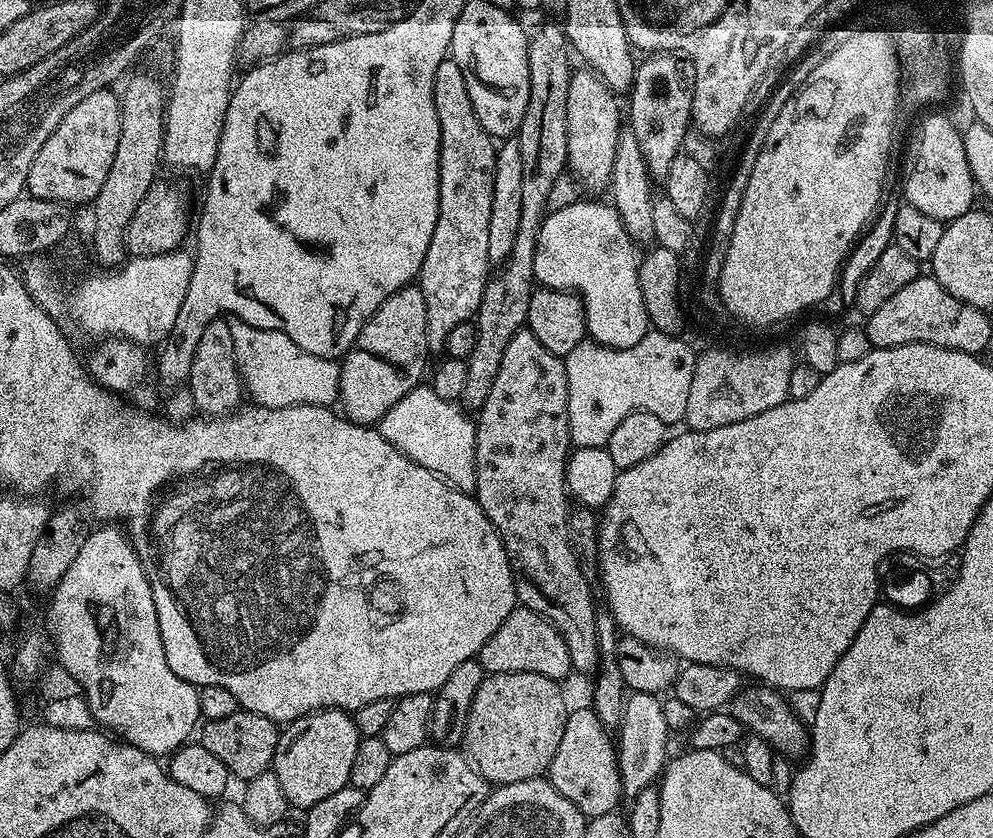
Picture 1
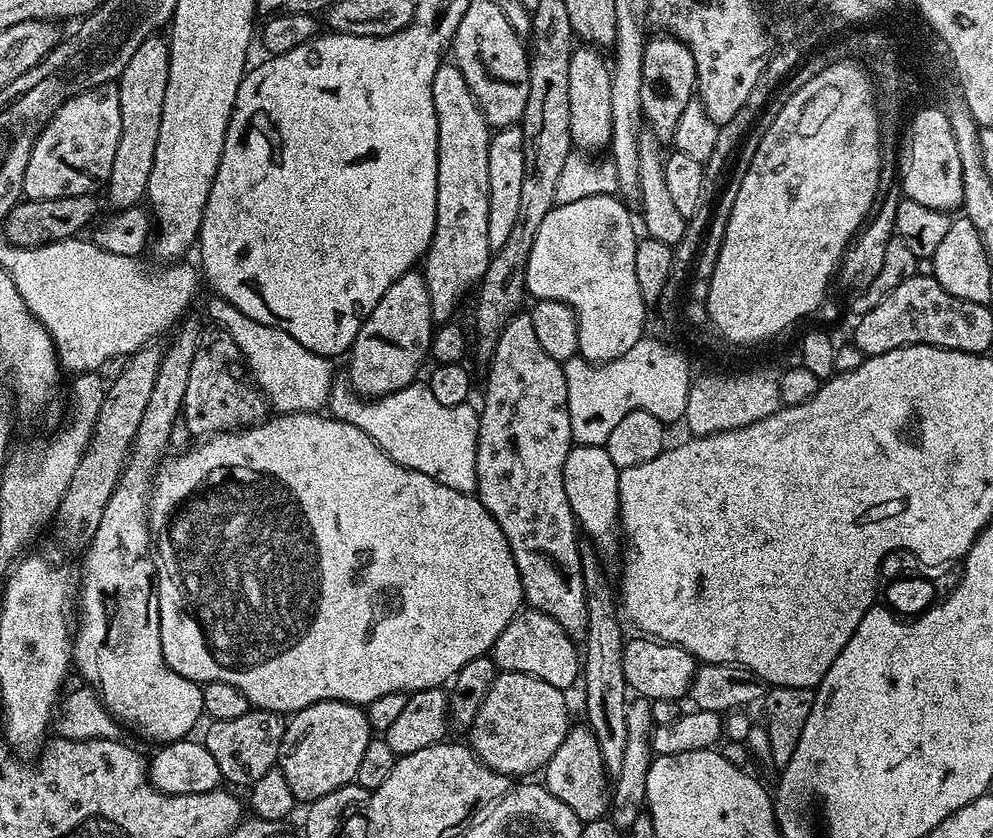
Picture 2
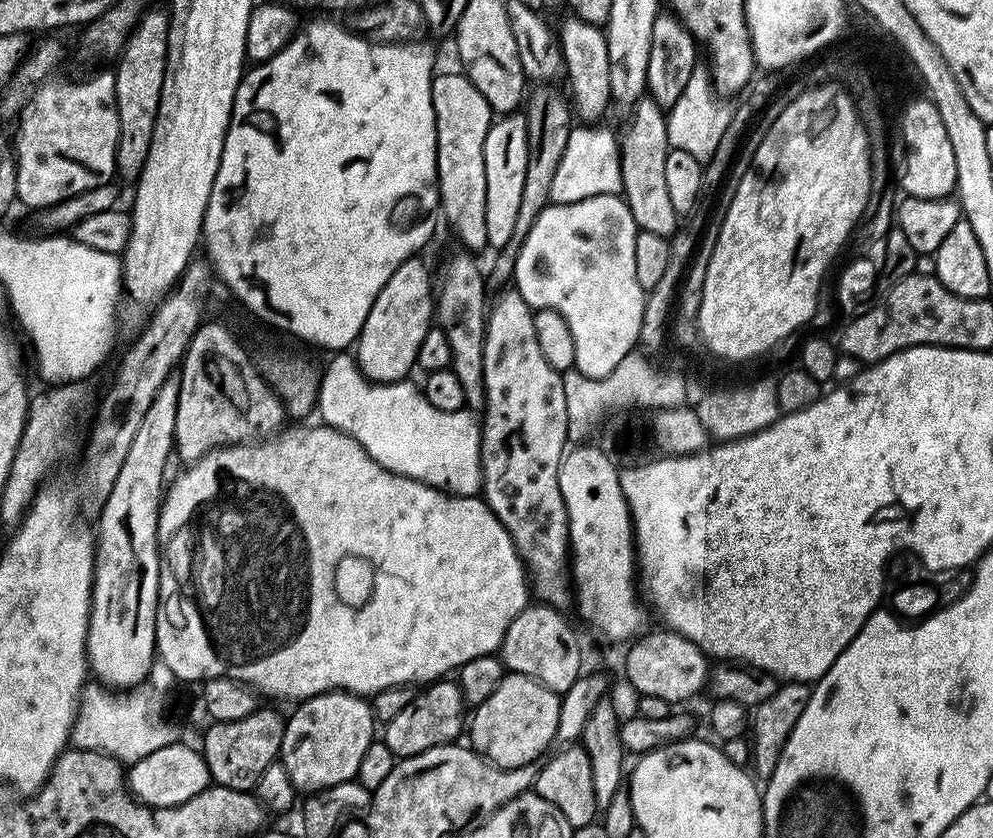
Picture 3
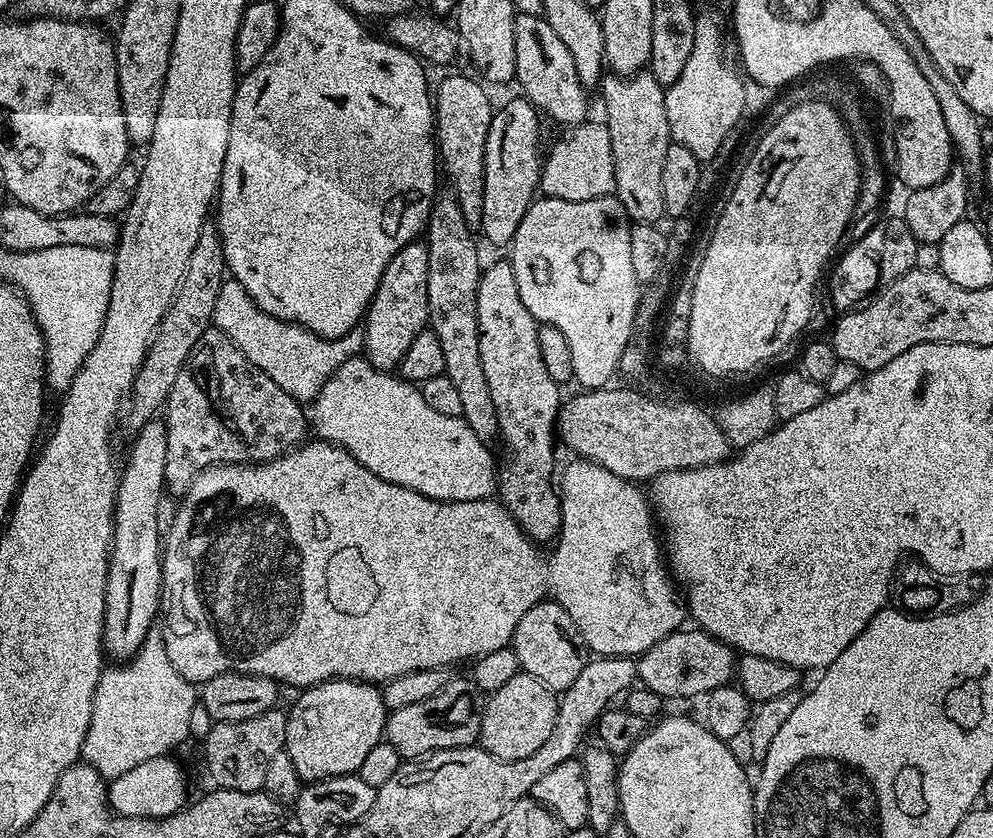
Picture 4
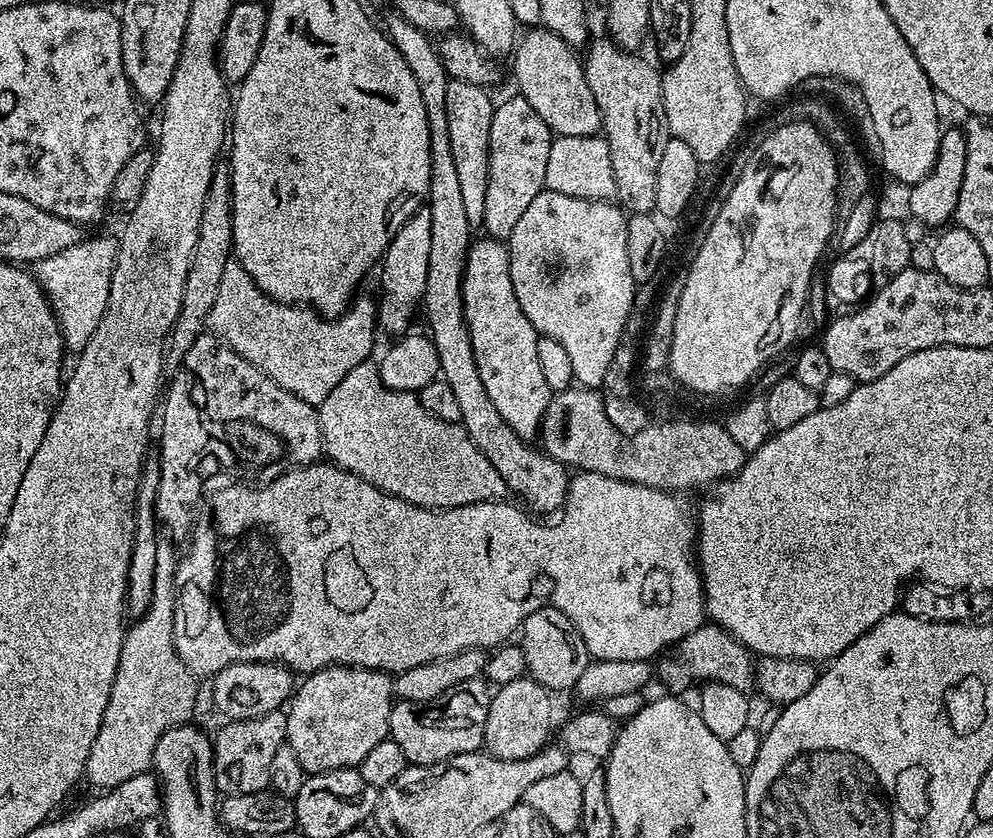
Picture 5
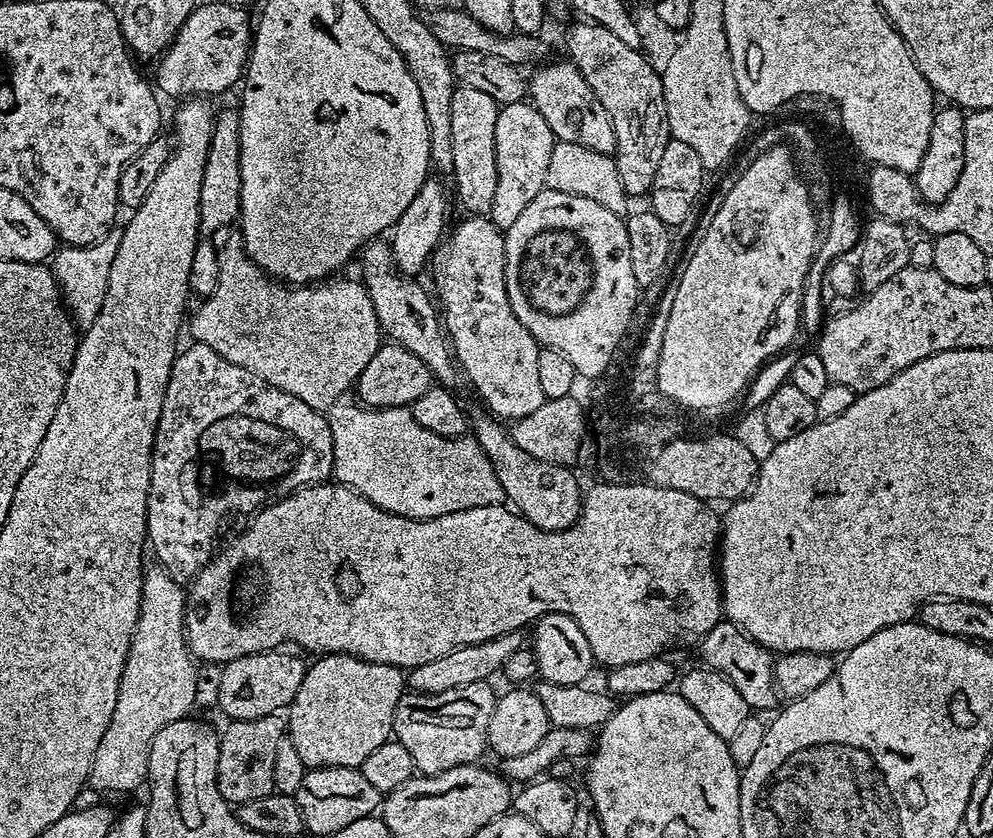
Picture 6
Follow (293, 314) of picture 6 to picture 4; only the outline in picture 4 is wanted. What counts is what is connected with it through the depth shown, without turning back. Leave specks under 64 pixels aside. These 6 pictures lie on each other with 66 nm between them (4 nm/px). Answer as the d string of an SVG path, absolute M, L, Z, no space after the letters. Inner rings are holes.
M231 278L225 279L218 290L212 322L226 334L226 338L230 338L230 342L234 342L234 346L238 346L238 350L242 350L242 354L246 354L250 362L254 362L254 366L258 366L258 370L274 378L286 394L301 402L314 401L330 376L364 346L364 334L360 330L327 340L301 324L291 324L266 314L266 310L262 310L254 298L246 294L241 284Z

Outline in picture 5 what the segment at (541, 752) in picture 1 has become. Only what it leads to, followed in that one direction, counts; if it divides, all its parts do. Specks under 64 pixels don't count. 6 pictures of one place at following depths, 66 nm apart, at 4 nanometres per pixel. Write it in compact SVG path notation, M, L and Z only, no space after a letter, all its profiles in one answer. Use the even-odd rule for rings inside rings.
M525 678L523 680L515 680L509 684L499 685L492 692L492 701L490 702L490 710L486 714L486 734L484 735L484 748L487 749L489 753L493 756L497 756L499 760L529 760L532 755L536 752L542 751L543 748L549 743L550 737L548 735L553 735L554 724L552 728L552 700L553 697L550 695L547 688L542 687L540 683L531 678Z

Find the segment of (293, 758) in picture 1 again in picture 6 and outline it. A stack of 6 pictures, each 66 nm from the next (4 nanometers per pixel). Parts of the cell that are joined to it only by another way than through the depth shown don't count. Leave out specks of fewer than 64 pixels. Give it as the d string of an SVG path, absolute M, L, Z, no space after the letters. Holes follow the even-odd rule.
M324 654L313 659L304 673L302 686L298 686L296 699L286 712L286 736L294 742L305 769L310 768L359 768L366 757L392 736L394 710L406 691L403 671L389 664L366 662L356 656Z

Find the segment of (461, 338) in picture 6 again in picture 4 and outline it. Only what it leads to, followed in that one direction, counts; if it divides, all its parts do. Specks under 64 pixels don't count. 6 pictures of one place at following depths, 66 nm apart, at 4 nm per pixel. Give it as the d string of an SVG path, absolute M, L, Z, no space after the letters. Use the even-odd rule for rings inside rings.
M511 259L496 260L492 265L485 267L480 274L480 285L478 286L478 298L476 299L476 309L478 310L478 350L482 354L482 370L486 370L486 383L490 385L490 398L494 398L494 410L498 414L498 426L500 427L499 439L504 440L504 452L508 457L499 465L498 468L498 500L504 505L504 509L514 517L516 524L523 532L528 535L529 540L537 545L544 546L549 542L555 541L560 534L560 518L562 515L562 496L552 485L552 467L556 464L556 444L558 445L558 421L560 419L560 405L562 403L561 385L550 378L546 365L542 362L542 353L538 350L538 322L526 310L522 298L518 294L518 282L514 282L514 270L512 269Z

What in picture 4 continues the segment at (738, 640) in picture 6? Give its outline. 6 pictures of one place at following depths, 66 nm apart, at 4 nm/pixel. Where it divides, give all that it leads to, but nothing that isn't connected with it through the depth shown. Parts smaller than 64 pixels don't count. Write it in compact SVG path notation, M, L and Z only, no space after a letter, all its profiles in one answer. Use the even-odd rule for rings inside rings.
M695 630L672 632L662 642L650 646L636 660L636 674L639 683L654 690L654 694L664 697L665 701L688 700L691 696L703 697L716 688L731 685L738 663L737 653L729 644L714 639L708 632Z

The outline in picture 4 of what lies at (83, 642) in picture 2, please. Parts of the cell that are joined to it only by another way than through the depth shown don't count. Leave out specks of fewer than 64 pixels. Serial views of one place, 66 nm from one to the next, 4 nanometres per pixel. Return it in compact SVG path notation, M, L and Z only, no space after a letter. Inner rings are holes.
M153 418L140 427L135 433L132 449L128 452L128 465L123 465L120 475L120 486L116 491L116 536L112 540L112 559L108 562L108 597L106 598L106 610L104 611L104 650L109 657L117 656L115 659L120 662L127 662L140 647L142 642L153 631L155 622L158 620L158 613L162 608L162 524L160 528L160 499L166 496L166 485L164 482L164 471L166 470L166 426L163 419Z

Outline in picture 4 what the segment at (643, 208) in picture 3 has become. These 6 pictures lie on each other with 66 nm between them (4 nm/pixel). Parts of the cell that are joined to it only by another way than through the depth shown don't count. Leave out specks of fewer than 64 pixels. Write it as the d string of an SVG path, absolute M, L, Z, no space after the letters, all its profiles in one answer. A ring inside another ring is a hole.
M648 70L635 72L632 76L608 74L598 85L598 93L604 99L603 119L610 130L610 146L614 154L614 195L629 221L637 224L656 224L665 219L662 162L670 143L665 91L665 85L657 82Z

